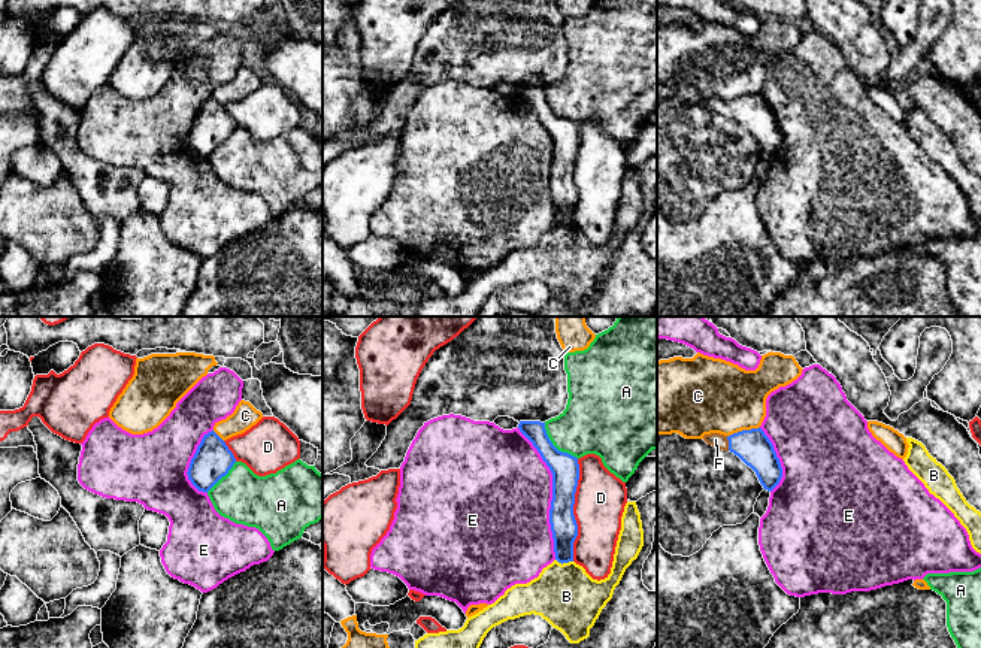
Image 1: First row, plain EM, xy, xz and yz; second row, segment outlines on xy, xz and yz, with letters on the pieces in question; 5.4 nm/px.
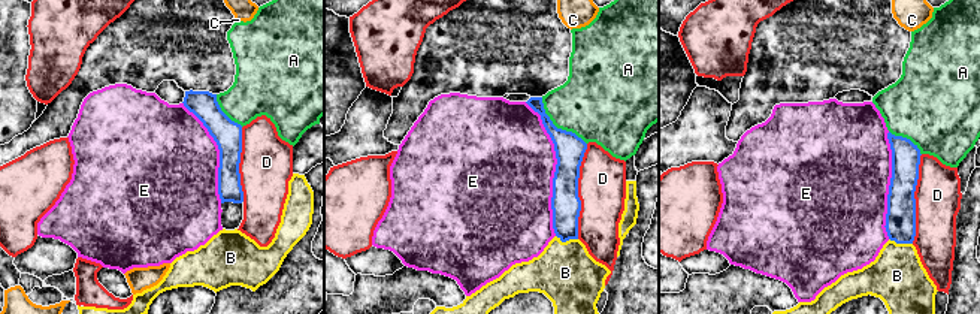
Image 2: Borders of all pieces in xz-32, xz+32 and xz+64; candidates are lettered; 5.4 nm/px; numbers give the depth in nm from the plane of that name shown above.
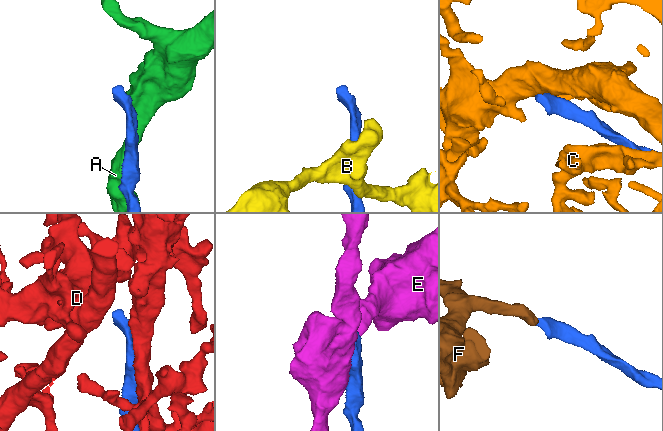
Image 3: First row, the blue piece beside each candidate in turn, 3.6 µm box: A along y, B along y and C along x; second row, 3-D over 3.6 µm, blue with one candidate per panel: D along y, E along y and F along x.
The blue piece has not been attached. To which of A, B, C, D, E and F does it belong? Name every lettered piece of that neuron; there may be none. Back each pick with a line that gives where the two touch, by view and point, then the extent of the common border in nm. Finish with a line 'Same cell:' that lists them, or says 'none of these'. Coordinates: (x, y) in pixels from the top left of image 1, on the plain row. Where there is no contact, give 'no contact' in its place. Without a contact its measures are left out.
F: contact yz (729, 109); length 80 nm
Same cell: F

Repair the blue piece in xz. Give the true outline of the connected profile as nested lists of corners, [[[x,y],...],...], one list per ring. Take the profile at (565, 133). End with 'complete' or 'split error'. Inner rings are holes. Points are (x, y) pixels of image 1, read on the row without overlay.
[[[520,87],[518,94],[533,109],[552,139],[549,190],[555,225],[561,230],[573,227],[573,208],[578,202],[578,190],[573,181],[579,145],[578,124],[558,116],[552,110],[546,100],[545,88]]]; complete

